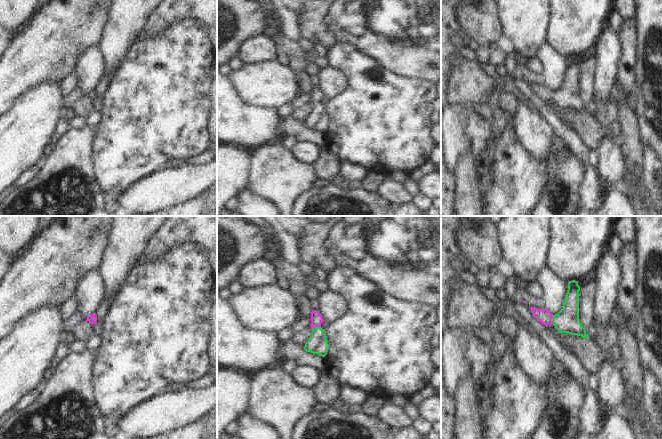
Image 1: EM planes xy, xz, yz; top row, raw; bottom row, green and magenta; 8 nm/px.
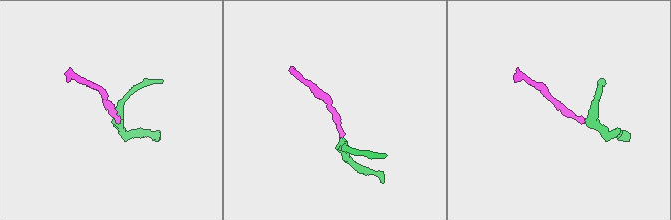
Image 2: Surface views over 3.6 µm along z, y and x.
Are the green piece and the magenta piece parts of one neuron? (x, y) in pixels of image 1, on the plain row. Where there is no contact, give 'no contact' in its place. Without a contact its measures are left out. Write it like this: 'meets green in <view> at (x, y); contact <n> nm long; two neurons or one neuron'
meets green in yz at (552, 95); contact 70 nm long; one neuron

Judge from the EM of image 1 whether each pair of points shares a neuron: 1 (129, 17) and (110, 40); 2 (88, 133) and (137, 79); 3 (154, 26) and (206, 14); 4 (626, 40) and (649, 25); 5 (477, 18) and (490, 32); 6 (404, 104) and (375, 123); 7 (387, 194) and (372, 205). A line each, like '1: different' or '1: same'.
1: same
2: different
3: same
4: different
5: same
6: same
7: different

